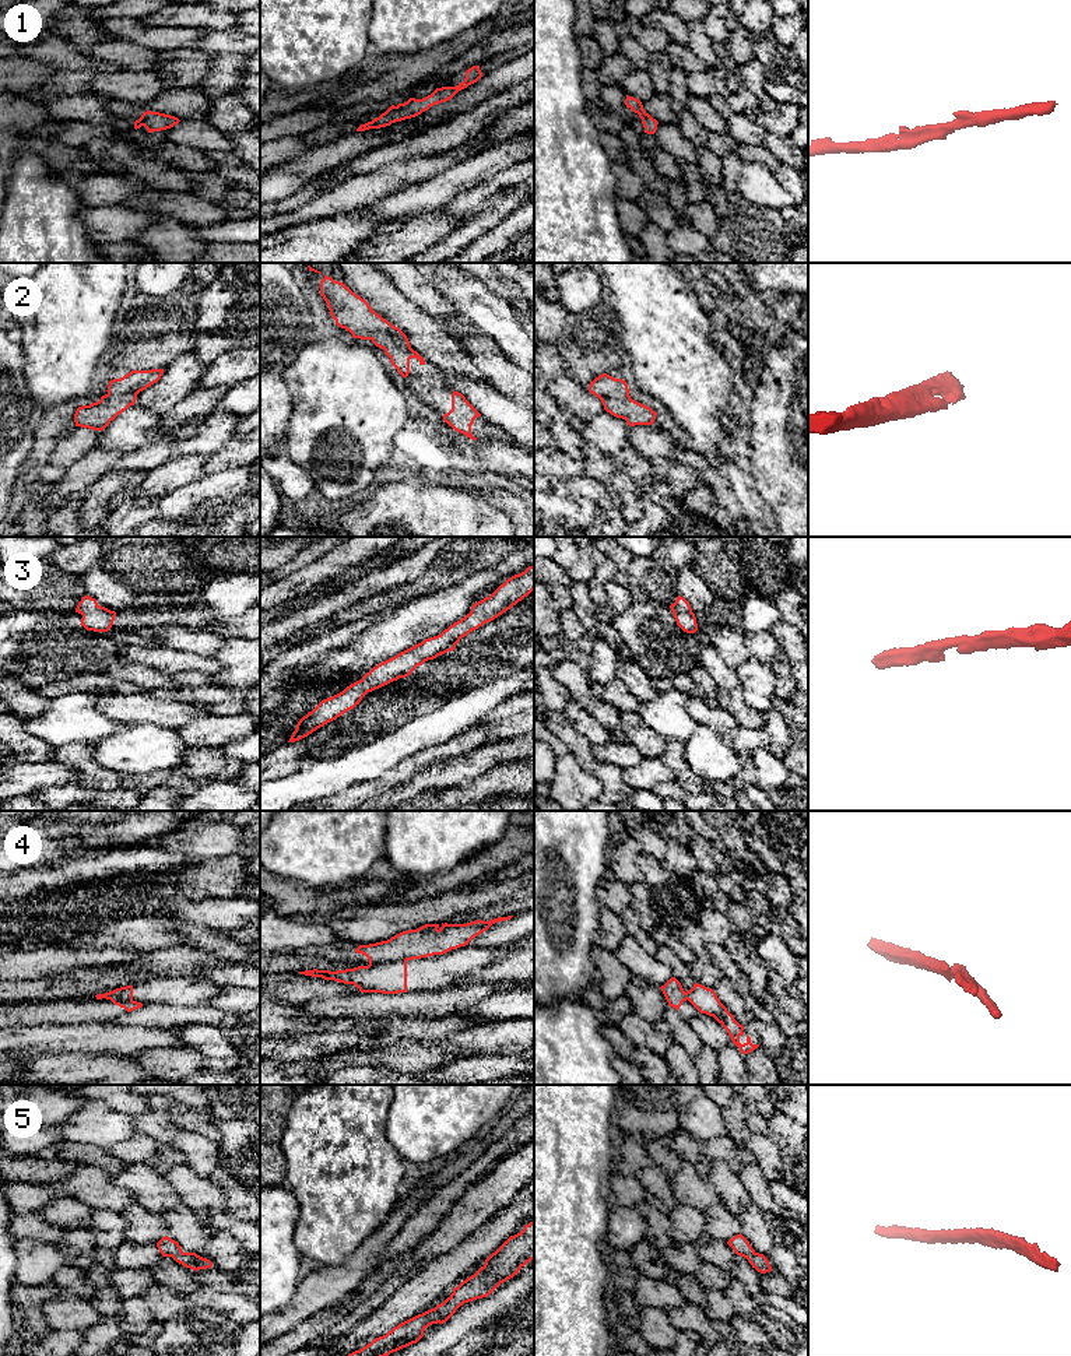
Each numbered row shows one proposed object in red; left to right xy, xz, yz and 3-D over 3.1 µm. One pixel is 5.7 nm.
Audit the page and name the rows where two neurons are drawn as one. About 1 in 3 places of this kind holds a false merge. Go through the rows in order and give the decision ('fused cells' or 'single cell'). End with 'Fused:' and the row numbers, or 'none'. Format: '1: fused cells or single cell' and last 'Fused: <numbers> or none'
1: single cell
2: single cell
3: single cell
4: fused cells
5: single cell
Fused: 4

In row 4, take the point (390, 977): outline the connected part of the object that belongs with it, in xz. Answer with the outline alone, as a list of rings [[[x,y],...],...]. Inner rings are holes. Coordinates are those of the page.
[[[407,960],[358,966],[337,972],[313,969],[299,973],[344,984],[354,984],[361,993],[407,993]]]

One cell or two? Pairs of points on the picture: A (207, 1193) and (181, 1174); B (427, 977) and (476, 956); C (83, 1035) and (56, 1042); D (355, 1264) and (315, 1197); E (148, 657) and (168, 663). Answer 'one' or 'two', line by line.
A: one
B: one
C: one
D: two
E: one

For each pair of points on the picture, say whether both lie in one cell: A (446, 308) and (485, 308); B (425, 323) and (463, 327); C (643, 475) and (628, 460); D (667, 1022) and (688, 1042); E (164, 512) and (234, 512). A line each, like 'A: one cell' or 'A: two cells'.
A: two cells
B: two cells
C: one cell
D: one cell
E: two cells

